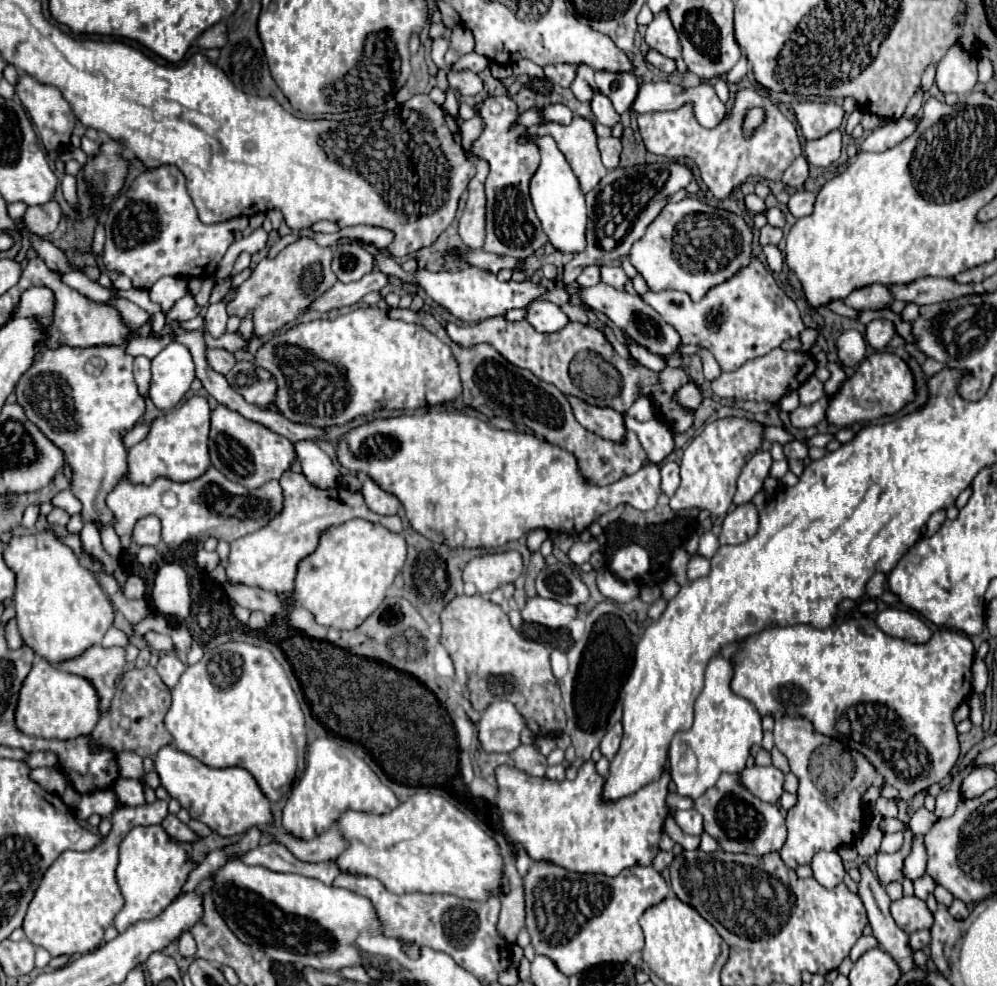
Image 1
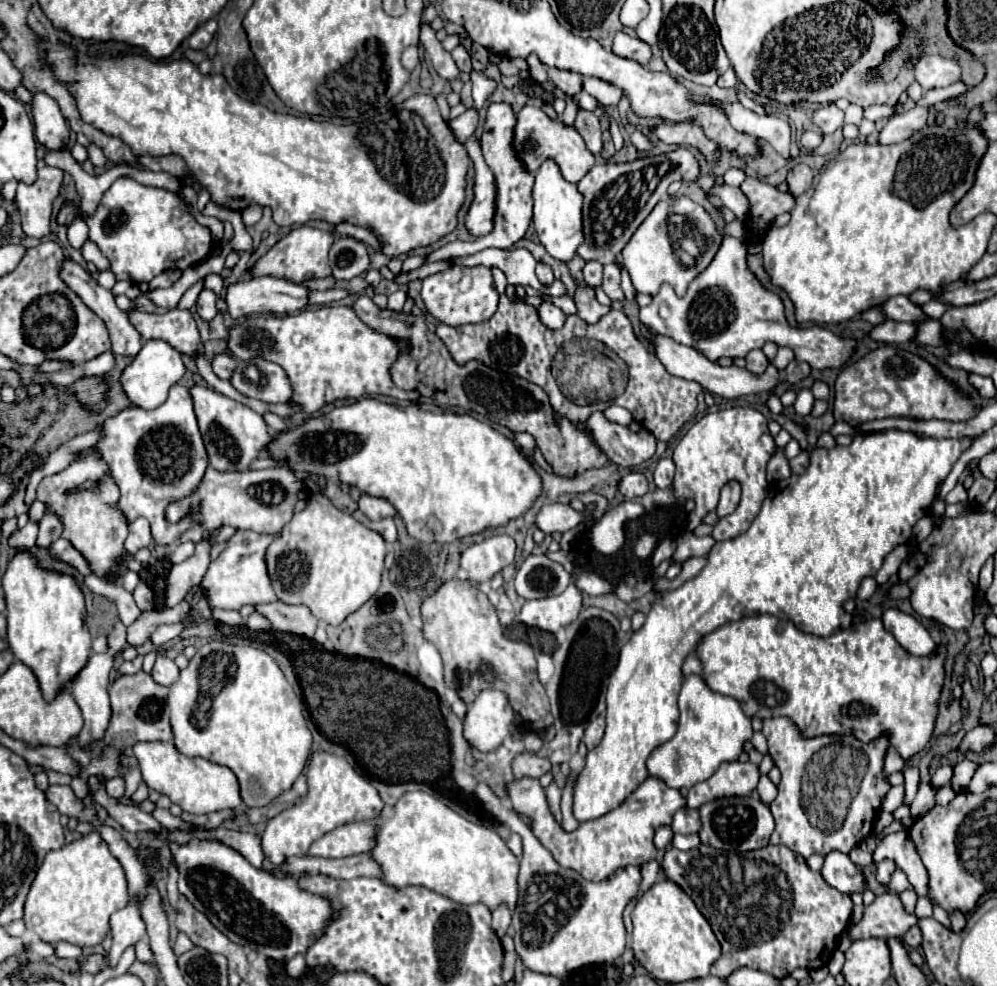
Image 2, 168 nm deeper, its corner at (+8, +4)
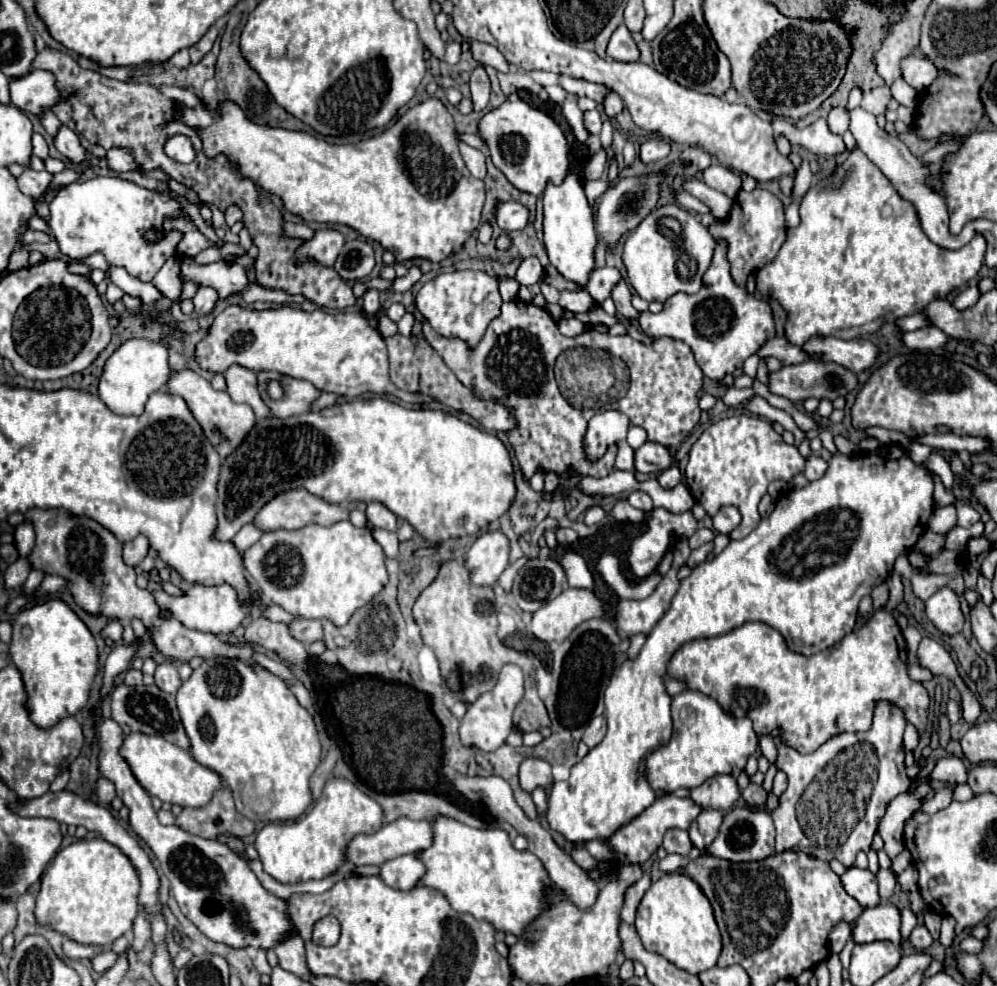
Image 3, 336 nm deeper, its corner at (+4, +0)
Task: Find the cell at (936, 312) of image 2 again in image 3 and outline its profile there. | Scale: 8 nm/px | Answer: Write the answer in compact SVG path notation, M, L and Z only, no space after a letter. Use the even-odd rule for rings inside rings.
M972 283L972 285L968 285L966 289L962 289L956 297L954 297L954 301L952 301L952 305L956 307L956 309L968 309L968 307L972 307L976 301L978 301L978 297L980 297L980 289L978 289L978 285L976 283Z

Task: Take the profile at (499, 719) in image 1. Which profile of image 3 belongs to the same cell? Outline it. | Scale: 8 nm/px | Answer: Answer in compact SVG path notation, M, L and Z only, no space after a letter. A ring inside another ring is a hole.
M504 665L494 689L484 693L482 697L478 697L474 703L468 705L468 711L462 717L460 727L458 727L462 745L478 747L482 751L496 751L500 745L504 745L506 737L514 729L512 713L514 713L514 707L520 703L522 695L524 695L524 677L522 677L520 667Z

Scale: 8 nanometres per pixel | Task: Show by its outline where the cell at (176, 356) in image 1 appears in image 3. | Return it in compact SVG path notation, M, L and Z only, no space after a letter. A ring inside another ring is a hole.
M128 339L122 343L104 363L104 371L98 381L98 397L116 415L140 415L146 399L162 389L172 373L168 363L168 349L162 343L148 339Z

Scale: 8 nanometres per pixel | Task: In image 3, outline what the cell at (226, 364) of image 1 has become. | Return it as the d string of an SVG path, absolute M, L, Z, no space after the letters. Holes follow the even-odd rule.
M232 365L226 373L226 383L228 383L228 393L230 397L236 401L236 403L246 403L252 407L254 415L258 419L262 417L268 417L270 415L270 409L268 405L260 399L260 393L258 393L258 379L256 379L256 373L246 369L246 367L240 367L240 365ZM256 393L258 393L258 401L256 401Z

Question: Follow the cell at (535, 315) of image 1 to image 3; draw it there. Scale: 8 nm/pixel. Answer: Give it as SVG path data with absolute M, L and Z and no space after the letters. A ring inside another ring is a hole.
M560 319L558 321L558 329L560 329L560 333L562 335L568 335L568 337L576 337L576 335L580 335L582 331L584 331L584 323L580 321L580 319Z

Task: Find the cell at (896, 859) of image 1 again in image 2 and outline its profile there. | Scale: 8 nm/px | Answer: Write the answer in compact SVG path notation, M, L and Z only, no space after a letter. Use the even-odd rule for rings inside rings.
M854 847L852 851L850 851L850 855L848 855L852 861L854 861L854 865L858 865L858 867L868 867L868 865L872 865L874 863L874 859L872 859L872 853L868 853L868 851L862 851L860 847Z

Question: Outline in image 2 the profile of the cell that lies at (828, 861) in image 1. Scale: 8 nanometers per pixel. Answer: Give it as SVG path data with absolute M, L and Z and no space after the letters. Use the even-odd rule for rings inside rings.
M828 853L824 857L824 865L822 865L822 879L840 889L842 893L858 893L864 891L864 877L860 873L860 869L848 859L848 855L844 853Z

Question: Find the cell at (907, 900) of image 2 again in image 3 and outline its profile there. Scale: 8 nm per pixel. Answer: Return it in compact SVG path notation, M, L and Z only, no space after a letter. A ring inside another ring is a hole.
M906 907L902 911L902 923L900 923L900 929L902 929L902 941L906 941L912 933L912 929L916 927L916 915L910 911L910 907Z

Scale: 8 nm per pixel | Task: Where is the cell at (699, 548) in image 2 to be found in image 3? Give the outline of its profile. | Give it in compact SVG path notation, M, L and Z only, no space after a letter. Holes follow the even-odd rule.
M706 543L706 545L702 545L702 547L698 547L698 549L694 549L692 553L690 553L690 557L688 557L688 567L690 569L694 569L694 567L698 567L706 557L708 557L708 553L712 553L712 549L714 549L714 543Z

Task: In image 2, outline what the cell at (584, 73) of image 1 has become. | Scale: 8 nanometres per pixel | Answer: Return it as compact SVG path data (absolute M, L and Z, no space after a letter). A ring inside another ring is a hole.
M586 91L576 93L574 99L576 99L576 103L578 103L580 109L586 109L586 111L590 111L590 113L596 113L596 111L598 111L598 101L596 101L592 95L588 95Z

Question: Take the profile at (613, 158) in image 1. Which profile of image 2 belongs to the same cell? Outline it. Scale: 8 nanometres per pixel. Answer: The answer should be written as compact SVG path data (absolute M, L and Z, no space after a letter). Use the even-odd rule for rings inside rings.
M580 109L574 127L576 127L576 129L580 131L580 135L584 137L586 147L588 147L594 155L600 155L600 151L602 151L602 129L600 129L598 117L592 115L592 113L588 113L588 111L582 111L582 109Z

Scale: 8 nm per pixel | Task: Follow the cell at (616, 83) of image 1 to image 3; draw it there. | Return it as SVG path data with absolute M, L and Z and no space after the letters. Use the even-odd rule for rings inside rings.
M610 93L606 99L604 99L604 111L608 117L616 117L620 111L624 109L624 103L620 99L618 93Z

